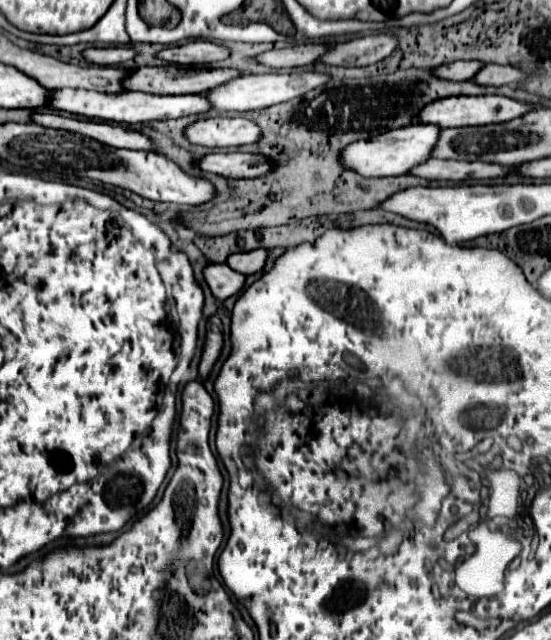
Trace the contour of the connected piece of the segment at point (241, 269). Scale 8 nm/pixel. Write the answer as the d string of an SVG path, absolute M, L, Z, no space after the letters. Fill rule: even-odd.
M255 249L255 251L247 251L247 253L233 253L227 257L227 265L243 275L251 275L263 269L267 259L267 251L265 249Z

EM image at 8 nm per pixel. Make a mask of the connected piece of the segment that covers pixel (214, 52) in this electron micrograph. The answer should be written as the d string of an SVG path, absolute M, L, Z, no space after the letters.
M191 41L185 45L165 47L157 53L157 57L165 63L177 63L177 65L207 65L213 61L221 61L229 55L229 51L221 45L207 43L207 41Z

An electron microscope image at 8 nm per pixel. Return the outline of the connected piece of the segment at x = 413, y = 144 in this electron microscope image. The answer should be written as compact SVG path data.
M409 125L393 131L385 131L381 135L373 135L367 141L353 141L341 151L341 163L351 171L357 171L363 177L391 177L391 175L407 175L411 167L427 161L437 143L439 127L435 125Z

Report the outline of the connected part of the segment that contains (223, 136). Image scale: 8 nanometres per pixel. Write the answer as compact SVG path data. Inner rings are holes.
M211 117L197 119L185 127L185 137L193 145L205 147L231 147L257 141L259 127L249 119L227 119Z

